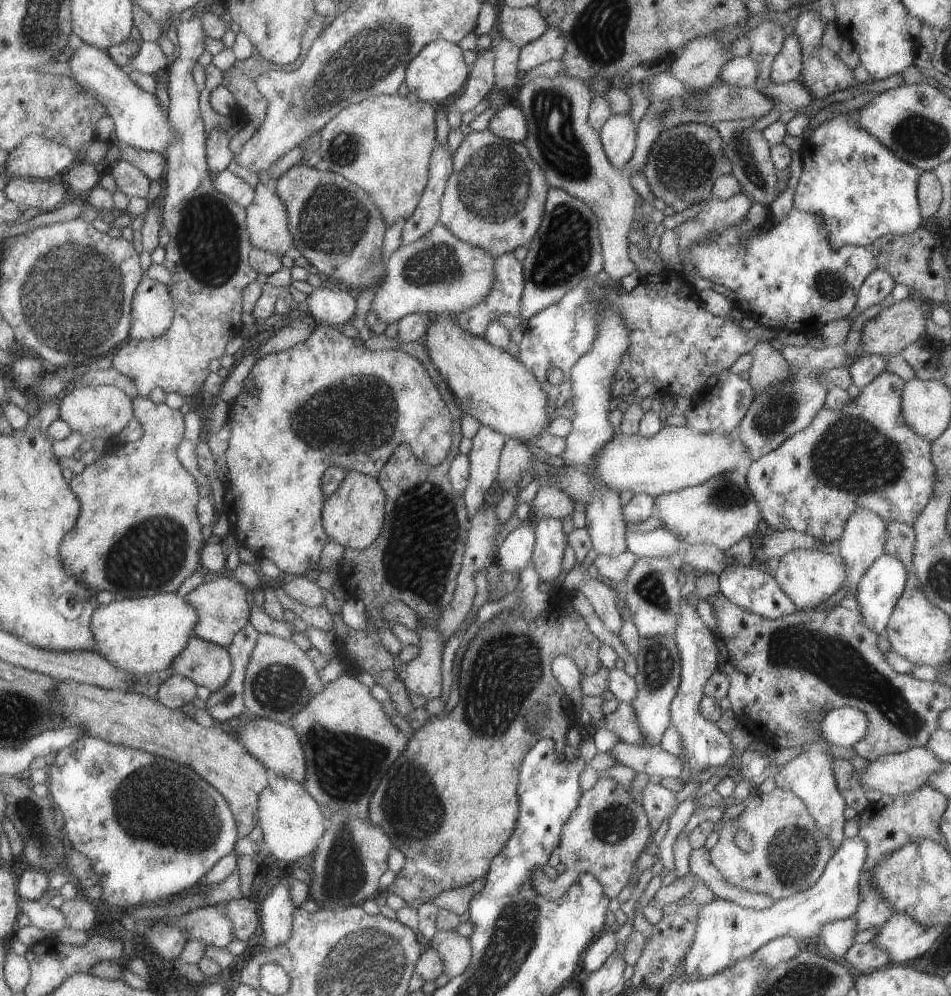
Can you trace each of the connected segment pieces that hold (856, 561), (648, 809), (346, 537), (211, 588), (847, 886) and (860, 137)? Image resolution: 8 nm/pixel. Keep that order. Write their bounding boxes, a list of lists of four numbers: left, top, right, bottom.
[[837,508,886,596],[640,782,678,822],[321,471,385,550],[184,578,250,649],[683,836,867,980],[793,112,922,249]]

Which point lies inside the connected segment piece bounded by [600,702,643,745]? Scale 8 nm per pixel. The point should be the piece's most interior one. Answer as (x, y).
(621, 721)

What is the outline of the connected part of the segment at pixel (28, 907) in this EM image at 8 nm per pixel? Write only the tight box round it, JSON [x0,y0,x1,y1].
[20,900,67,933]

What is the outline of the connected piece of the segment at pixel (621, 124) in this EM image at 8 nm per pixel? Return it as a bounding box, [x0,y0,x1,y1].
[599,114,637,170]

